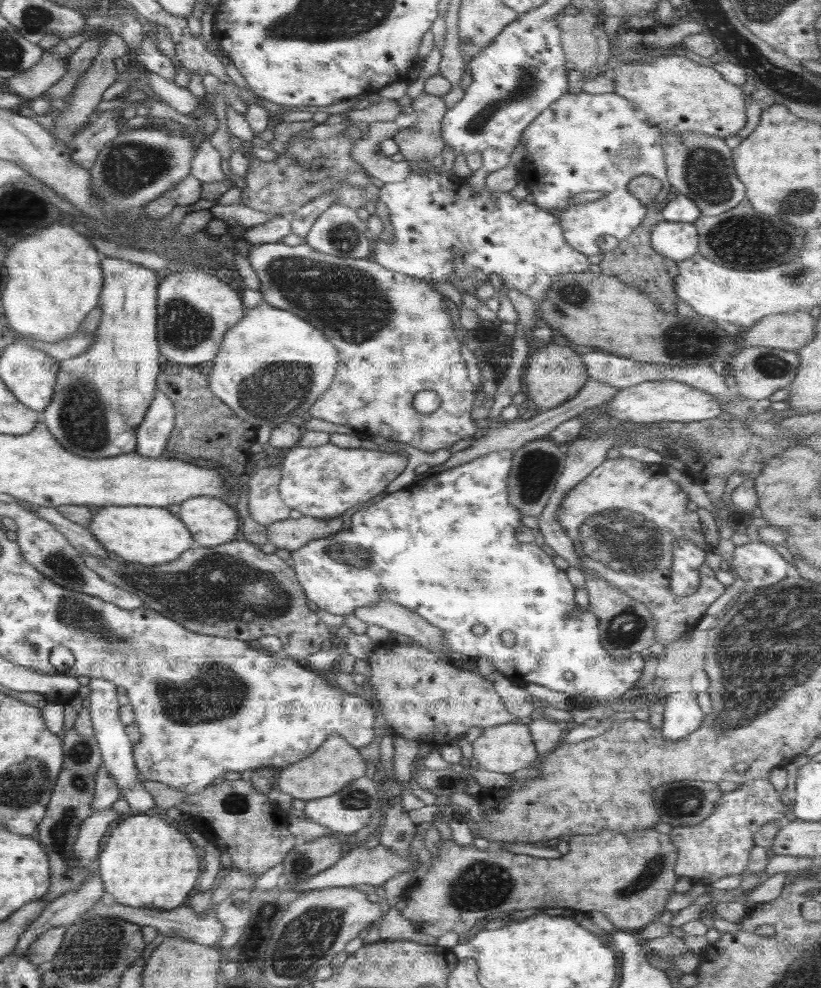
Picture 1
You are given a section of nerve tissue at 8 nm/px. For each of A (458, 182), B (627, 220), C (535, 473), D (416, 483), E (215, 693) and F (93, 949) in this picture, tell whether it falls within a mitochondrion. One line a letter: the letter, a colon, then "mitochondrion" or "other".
A: other
B: other
C: mitochondrion
D: other
E: mitochondrion
F: mitochondrion

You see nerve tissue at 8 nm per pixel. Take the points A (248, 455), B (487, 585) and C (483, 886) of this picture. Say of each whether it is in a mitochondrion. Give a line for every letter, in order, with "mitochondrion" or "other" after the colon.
A: other
B: mitochondrion
C: mitochondrion

